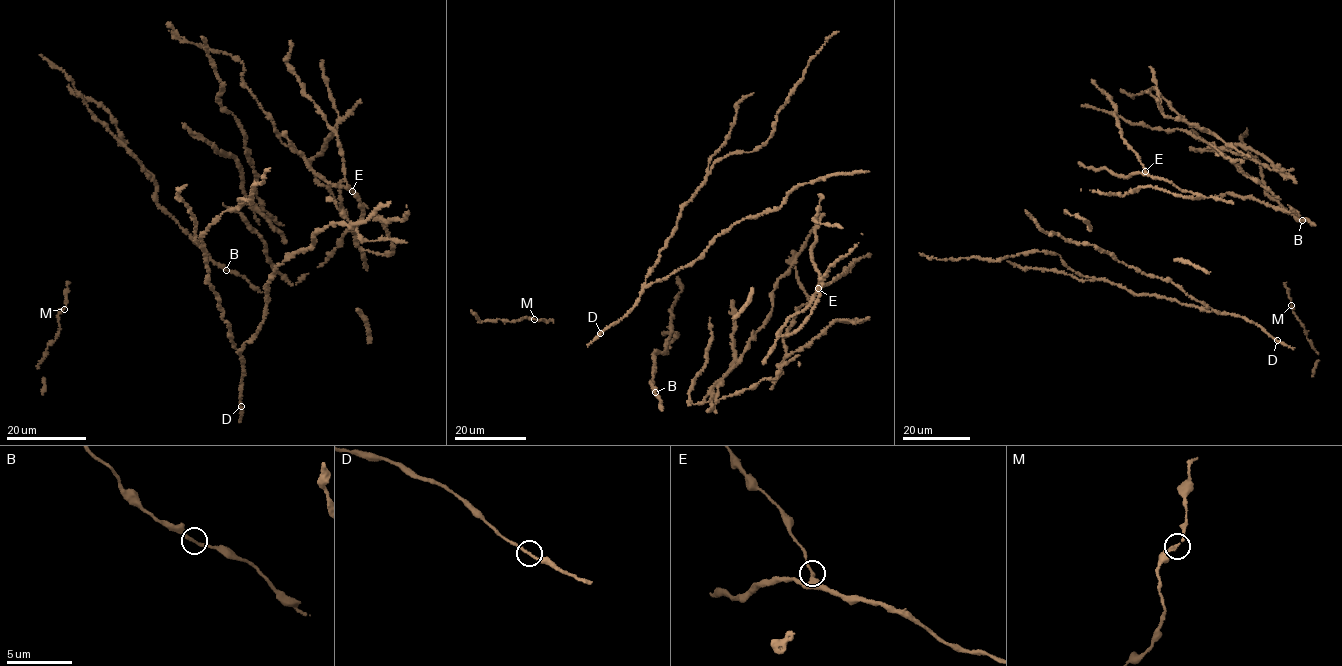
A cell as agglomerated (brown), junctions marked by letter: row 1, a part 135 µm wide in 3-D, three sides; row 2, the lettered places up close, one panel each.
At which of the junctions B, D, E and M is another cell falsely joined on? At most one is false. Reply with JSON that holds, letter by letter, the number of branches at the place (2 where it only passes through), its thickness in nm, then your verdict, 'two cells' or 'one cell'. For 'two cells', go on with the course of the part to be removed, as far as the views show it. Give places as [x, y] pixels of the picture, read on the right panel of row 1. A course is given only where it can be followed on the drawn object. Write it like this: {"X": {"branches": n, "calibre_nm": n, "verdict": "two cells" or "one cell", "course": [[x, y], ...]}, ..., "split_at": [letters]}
{"B": {"branches": 2, "calibre_nm": 220, "verdict": "one cell"}, "D": {"branches": 2, "calibre_nm": 240, "verdict": "one cell"}, "E": {"branches": 2, "calibre_nm": 200, "verdict": "one cell"}, "M": {"branches": 2, "calibre_nm": 200, "verdict": "two cells", "course": [[1291, 304], [1286, 282]]}, "split_at": ["M"]}

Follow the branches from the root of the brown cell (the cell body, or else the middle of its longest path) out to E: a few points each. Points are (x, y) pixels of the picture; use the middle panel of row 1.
E: (838, 260), (822, 277), (818, 301), (805, 323), (793, 333), (778, 337), (786, 320), (810, 304), (818, 288)

